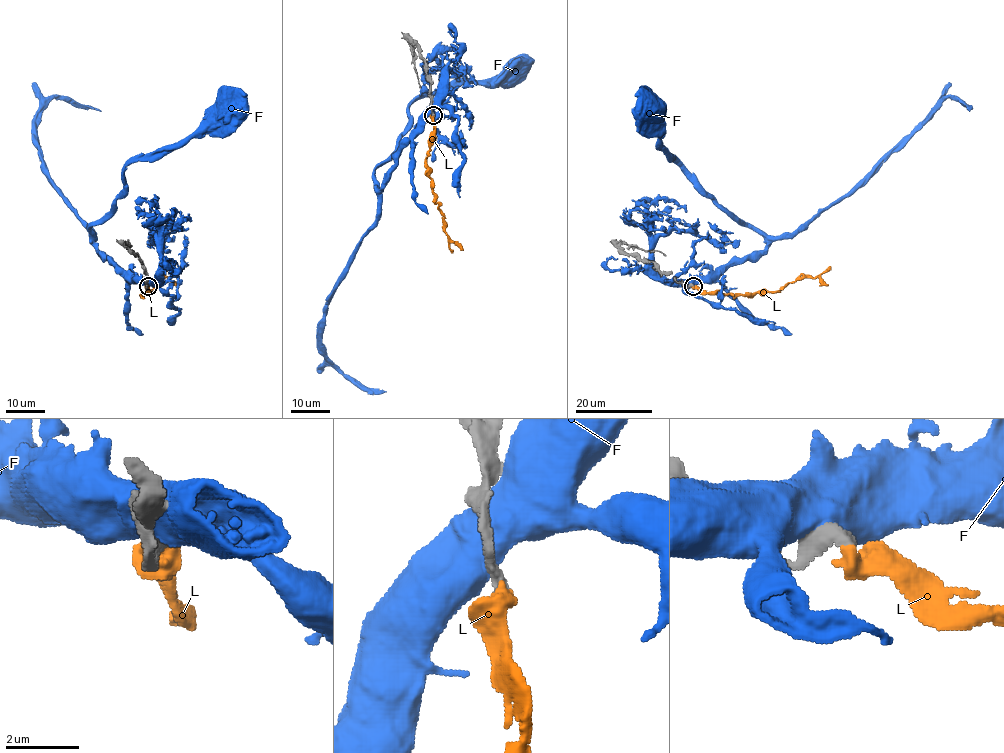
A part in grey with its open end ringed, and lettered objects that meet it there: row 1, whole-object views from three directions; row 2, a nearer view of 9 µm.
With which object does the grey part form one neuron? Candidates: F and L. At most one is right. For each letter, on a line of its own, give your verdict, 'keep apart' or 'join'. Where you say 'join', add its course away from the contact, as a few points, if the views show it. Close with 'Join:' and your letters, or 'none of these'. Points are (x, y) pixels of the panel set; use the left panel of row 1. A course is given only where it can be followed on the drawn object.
F: keep apart
L: join | via (148, 286), (150, 292), (141, 294), (149, 292), (160, 277), (166, 277), (178, 285)
Join: L

